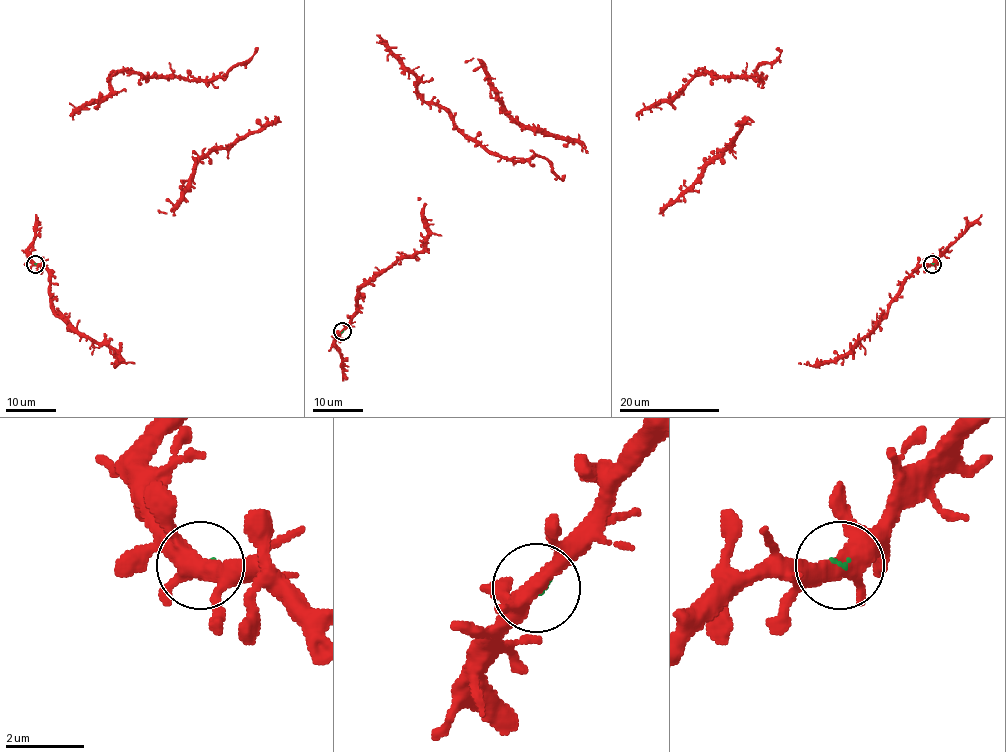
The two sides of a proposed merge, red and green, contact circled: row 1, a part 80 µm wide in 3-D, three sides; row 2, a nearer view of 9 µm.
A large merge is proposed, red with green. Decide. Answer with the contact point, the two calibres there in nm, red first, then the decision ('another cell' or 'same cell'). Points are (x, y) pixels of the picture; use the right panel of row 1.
(932, 264) | 400/60 nm | another cell

